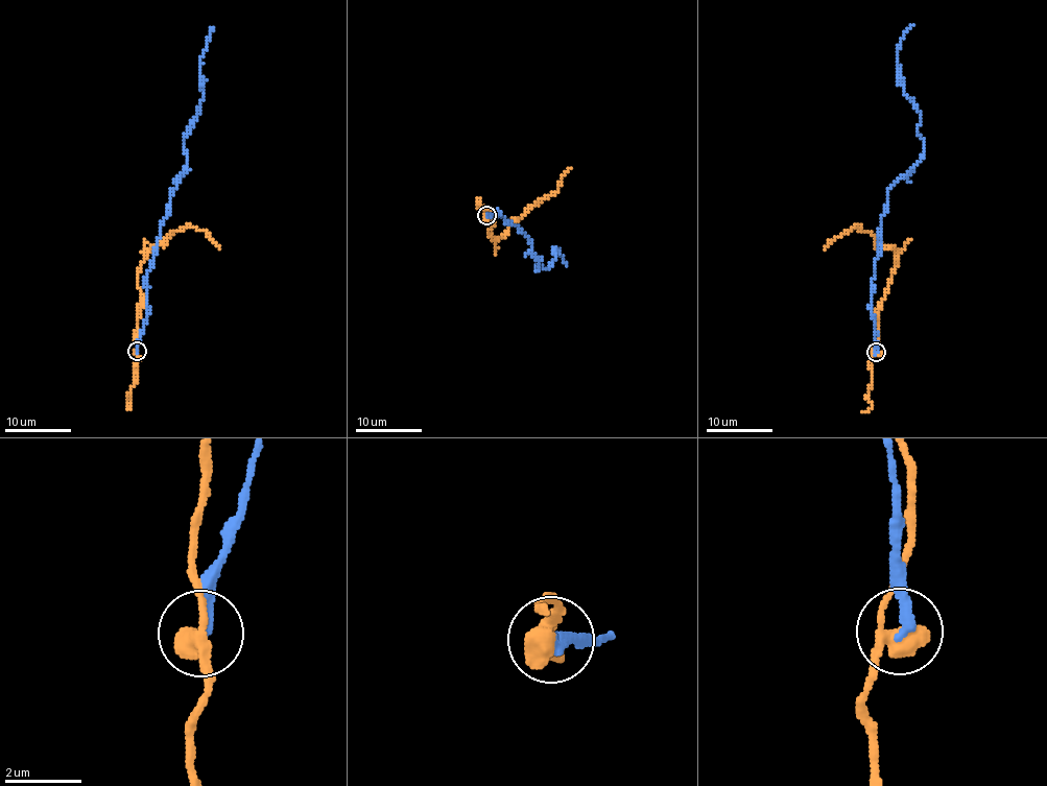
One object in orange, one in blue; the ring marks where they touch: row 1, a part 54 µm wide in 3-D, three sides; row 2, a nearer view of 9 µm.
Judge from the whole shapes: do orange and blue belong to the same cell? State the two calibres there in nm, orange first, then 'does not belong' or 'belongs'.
480 nm thick on the orange side, 280 nm on the other; does not belong

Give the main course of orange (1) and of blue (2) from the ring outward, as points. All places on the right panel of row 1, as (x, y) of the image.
1: (876, 353), (873, 348), (877, 339), (877, 306), (896, 266), (896, 252), (855, 227), (824, 248)
2: (876, 353), (871, 288), (886, 191), (923, 155), (917, 104), (906, 94), (898, 65), (903, 34), (912, 24)

